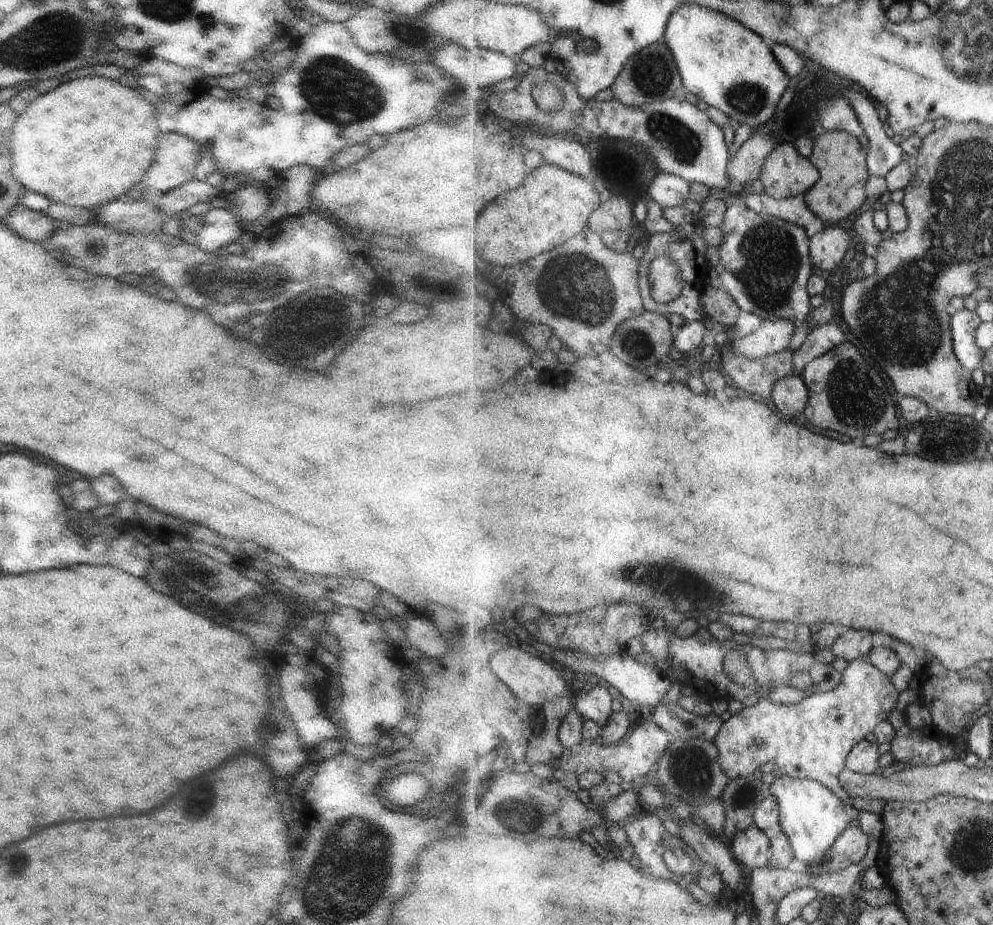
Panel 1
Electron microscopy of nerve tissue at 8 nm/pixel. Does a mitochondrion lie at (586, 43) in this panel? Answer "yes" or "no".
no

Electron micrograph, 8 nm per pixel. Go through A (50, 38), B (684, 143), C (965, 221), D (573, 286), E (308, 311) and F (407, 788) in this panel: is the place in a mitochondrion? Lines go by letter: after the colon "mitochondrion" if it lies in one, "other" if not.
A: mitochondrion
B: mitochondrion
C: mitochondrion
D: mitochondrion
E: mitochondrion
F: other

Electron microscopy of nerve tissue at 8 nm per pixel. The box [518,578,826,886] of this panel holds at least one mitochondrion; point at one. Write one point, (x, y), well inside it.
(689, 768)

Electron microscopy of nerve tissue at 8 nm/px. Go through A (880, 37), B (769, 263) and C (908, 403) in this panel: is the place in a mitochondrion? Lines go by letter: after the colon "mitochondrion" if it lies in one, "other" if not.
A: other
B: mitochondrion
C: other

